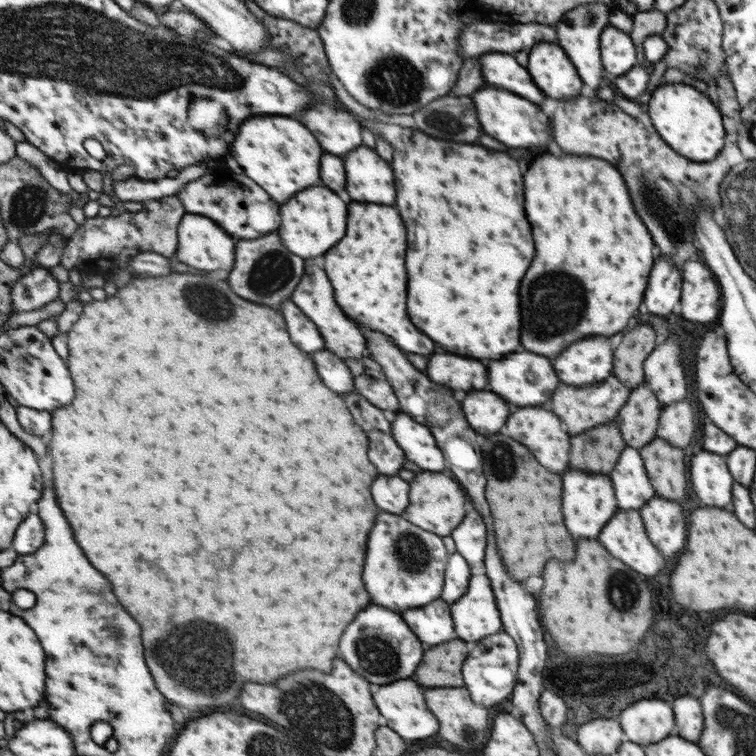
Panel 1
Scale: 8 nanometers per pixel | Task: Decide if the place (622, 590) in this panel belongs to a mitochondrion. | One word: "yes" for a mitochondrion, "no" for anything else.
yes

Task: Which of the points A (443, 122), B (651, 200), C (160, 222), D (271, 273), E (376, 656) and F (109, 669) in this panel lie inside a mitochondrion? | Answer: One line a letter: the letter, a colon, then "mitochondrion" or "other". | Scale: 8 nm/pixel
A: mitochondrion
B: mitochondrion
C: mitochondrion
D: mitochondrion
E: mitochondrion
F: other

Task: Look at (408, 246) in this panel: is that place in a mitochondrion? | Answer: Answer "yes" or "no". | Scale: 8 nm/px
no

